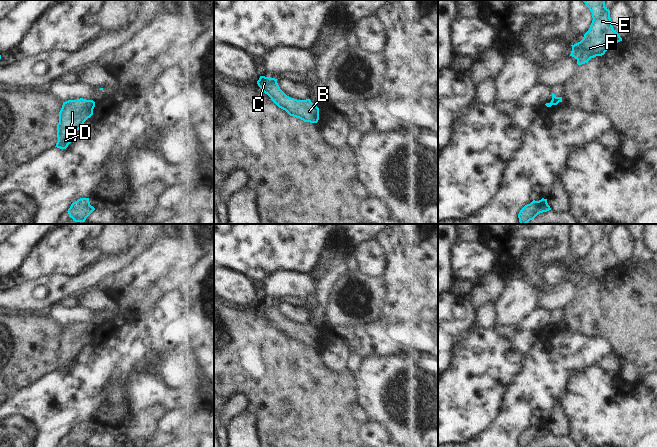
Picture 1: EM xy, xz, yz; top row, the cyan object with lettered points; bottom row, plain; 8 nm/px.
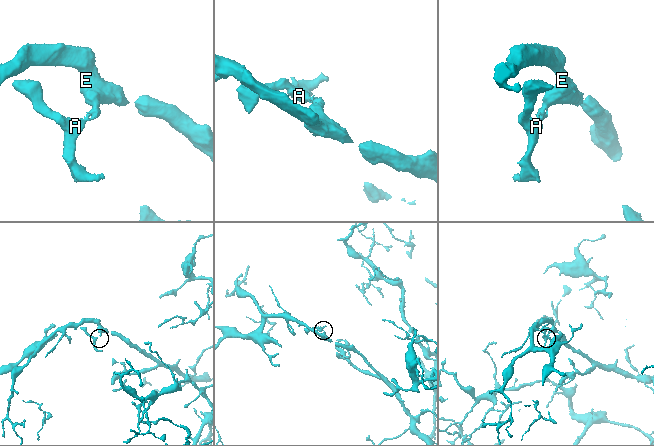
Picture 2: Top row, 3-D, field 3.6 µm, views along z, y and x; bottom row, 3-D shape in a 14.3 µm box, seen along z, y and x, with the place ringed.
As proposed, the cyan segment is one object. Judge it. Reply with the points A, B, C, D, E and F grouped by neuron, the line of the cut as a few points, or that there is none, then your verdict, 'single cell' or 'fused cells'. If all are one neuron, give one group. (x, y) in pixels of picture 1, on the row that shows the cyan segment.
groups A B C D / E F; cut yz (550, 102), (557, 103); fused cells

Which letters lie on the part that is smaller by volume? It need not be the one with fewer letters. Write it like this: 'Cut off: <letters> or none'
Cut off: A, B, C, D

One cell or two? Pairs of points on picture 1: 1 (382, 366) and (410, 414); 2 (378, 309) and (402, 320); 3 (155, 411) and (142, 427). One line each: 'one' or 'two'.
1: one
2: two
3: one

